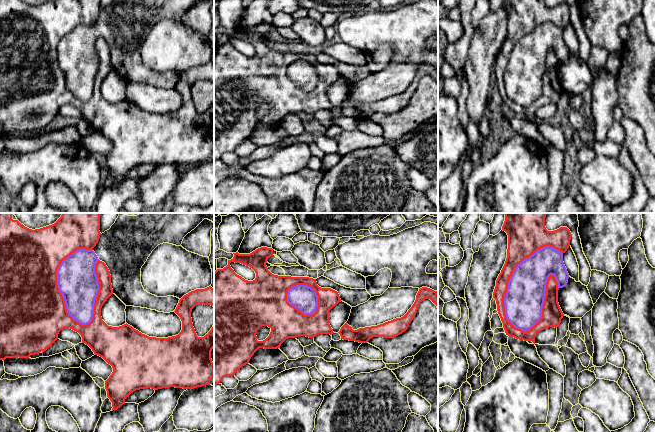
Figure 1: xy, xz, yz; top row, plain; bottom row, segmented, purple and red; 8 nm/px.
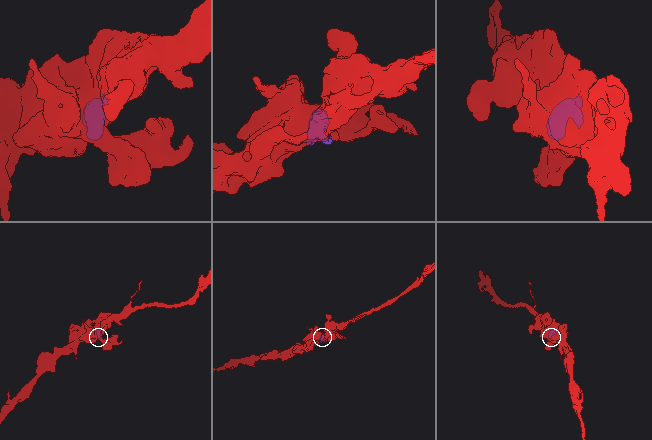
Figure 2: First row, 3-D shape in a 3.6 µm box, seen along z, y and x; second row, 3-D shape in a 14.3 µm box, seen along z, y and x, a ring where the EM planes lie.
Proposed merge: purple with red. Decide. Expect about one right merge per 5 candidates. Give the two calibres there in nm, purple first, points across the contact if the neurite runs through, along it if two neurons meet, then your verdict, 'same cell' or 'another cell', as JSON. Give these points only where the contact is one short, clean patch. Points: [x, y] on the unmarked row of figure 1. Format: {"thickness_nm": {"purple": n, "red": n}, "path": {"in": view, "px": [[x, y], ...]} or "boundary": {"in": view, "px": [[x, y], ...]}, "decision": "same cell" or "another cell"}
{"thickness_nm": {"purple": 320, "red": 200}, "decision": "another cell"}

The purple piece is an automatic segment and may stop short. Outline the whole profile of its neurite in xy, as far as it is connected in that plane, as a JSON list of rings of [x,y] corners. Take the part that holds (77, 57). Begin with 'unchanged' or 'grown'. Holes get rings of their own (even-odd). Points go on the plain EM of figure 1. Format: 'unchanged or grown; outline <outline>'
unchanged; outline [[[78,25],[62,37],[57,46],[57,61],[64,73],[68,90],[82,101],[92,97],[94,80],[99,67],[95,41],[99,37],[93,26]]]

